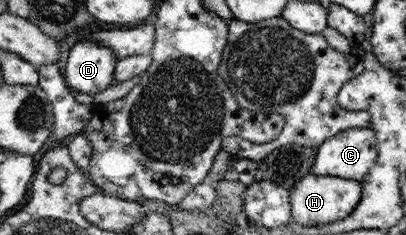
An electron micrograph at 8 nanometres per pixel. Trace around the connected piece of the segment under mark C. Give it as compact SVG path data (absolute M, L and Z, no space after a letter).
M372 127L349 128L318 146L311 168L315 175L339 176L361 181L377 162L377 132Z

